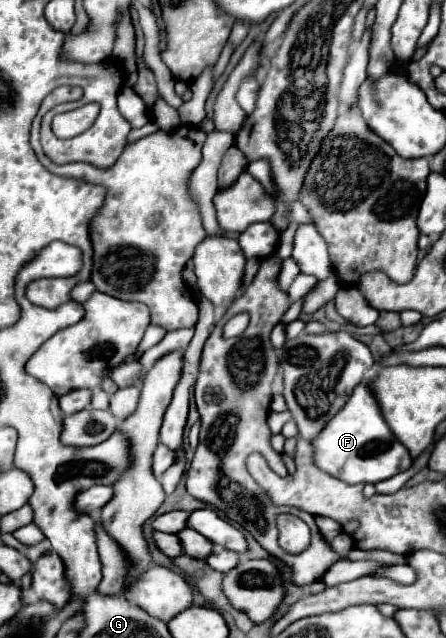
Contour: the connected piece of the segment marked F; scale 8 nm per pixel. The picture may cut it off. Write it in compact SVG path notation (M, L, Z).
M359 384L347 400L347 404L341 408L341 412L337 412L337 416L329 420L323 432L317 434L317 440L311 442L313 462L323 472L329 472L339 480L345 480L347 484L375 484L407 470L413 464L413 458L407 452L407 448L393 438L393 432L389 430L379 412L377 400L365 384Z

